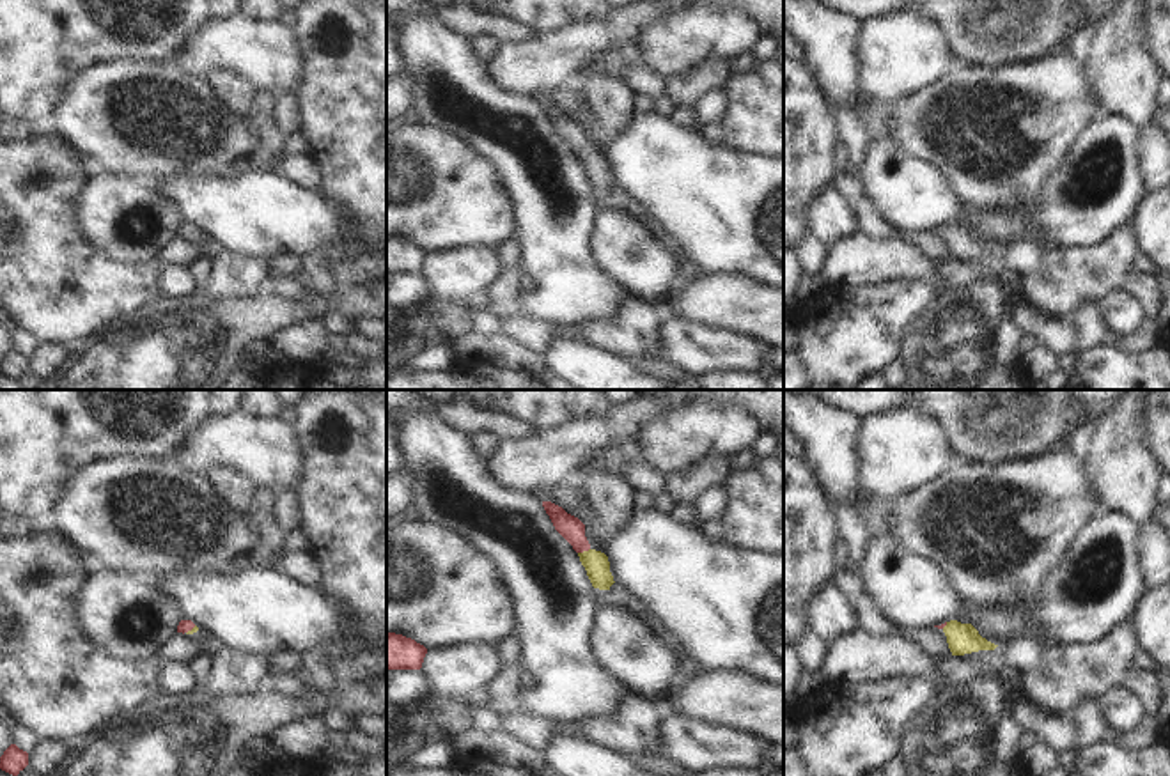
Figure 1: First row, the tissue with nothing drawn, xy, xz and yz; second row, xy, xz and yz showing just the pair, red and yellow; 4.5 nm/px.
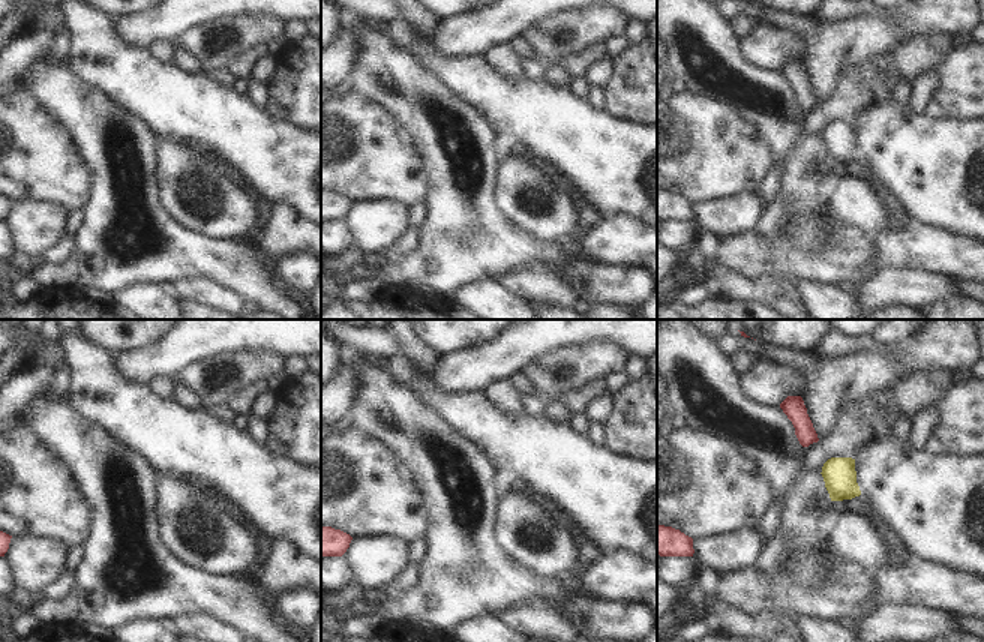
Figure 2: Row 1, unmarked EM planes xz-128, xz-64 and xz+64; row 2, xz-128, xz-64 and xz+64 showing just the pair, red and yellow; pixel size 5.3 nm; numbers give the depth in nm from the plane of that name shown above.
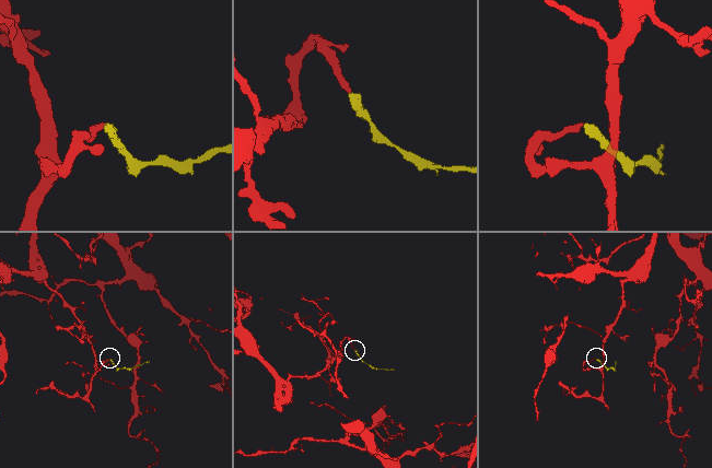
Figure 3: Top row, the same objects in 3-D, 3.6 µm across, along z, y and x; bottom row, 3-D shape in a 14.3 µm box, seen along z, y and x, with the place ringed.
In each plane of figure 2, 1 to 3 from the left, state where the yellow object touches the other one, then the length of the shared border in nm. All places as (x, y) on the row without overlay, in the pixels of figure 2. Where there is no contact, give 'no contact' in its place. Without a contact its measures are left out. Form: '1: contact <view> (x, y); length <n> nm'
1: no contact
2: no contact
3: no contact

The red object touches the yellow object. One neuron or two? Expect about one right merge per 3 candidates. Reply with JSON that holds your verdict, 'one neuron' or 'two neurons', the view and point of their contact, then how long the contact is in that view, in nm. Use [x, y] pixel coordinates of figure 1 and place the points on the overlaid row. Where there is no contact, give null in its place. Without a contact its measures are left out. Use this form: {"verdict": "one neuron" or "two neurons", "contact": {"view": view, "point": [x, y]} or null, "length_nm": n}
{"verdict": "one neuron", "contact": {"view": "xz", "point": [584, 550]}, "length_nm": 60}

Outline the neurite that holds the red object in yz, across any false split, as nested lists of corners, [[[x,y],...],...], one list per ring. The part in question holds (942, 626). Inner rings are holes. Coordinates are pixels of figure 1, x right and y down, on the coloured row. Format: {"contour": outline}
{"contour": [[[950,620],[934,627],[945,632],[952,656],[964,656],[979,650],[994,650],[998,647],[982,638],[971,624]]]}

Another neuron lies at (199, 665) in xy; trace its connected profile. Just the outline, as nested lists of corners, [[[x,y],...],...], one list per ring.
[[[200,652],[200,654],[197,654],[195,657],[191,657],[191,659],[188,661],[188,664],[190,664],[193,680],[195,680],[197,684],[200,684],[200,682],[204,682],[206,673],[207,673],[207,670],[209,670],[211,664],[213,664],[213,656],[207,654],[207,652]]]

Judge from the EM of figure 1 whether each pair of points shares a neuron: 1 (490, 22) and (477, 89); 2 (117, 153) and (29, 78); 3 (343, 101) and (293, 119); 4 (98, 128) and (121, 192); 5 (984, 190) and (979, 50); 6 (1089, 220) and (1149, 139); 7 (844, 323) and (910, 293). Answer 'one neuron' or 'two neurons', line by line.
1: two neurons
2: two neurons
3: two neurons
4: two neurons
5: two neurons
6: two neurons
7: one neuron

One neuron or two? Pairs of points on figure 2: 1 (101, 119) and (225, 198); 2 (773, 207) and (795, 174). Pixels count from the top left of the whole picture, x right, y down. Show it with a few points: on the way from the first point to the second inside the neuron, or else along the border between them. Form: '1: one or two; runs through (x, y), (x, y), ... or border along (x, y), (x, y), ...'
1: two; border along (158, 137), (155, 149), (156, 188)
2: two; border along (783, 189), (789, 195), (789, 206), (779, 224)

